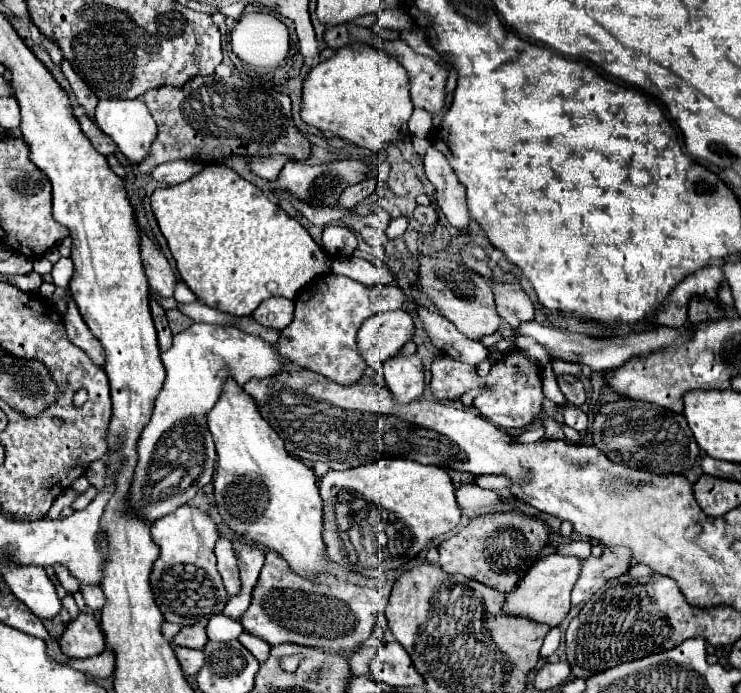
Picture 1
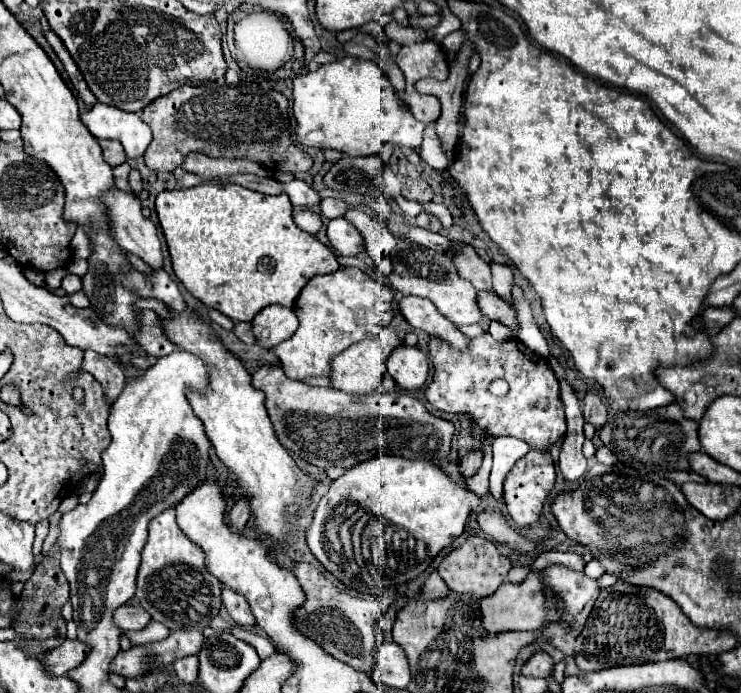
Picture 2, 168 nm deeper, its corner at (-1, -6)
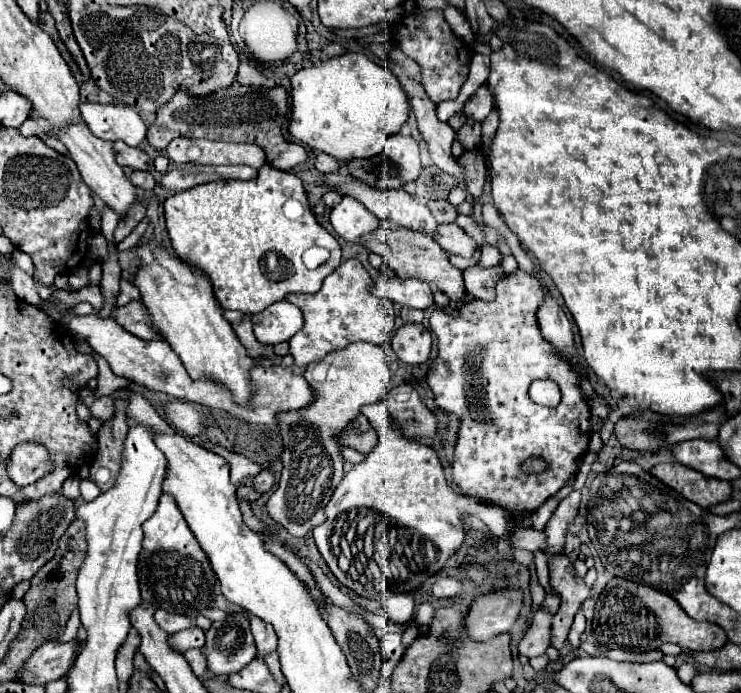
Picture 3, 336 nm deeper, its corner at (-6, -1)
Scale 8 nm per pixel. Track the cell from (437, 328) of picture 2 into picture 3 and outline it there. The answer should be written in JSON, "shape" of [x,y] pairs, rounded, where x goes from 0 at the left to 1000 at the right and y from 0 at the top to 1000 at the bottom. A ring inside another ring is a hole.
{"shape":[[[513,397],[505,411],[505,423],[510,429],[529,431],[532,437],[540,437],[543,443],[556,443],[556,446],[580,446],[586,443],[586,426],[578,411],[570,411],[567,405],[543,405],[532,403],[526,397]]]}

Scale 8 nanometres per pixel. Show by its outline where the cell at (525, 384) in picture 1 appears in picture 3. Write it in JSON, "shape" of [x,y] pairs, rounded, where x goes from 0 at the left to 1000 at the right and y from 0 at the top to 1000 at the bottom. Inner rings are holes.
{"shape":[[[699,388],[691,397],[680,397],[672,405],[669,420],[672,426],[667,437],[632,431],[621,449],[586,446],[580,472],[591,486],[591,515],[578,532],[578,556],[586,567],[588,584],[605,596],[615,596],[623,608],[610,668],[610,694],[626,714],[640,714],[653,723],[672,726],[686,740],[702,743],[723,737],[777,683],[777,671],[791,654],[799,625],[796,587],[788,579],[785,567],[780,567],[777,535],[769,532],[769,527],[764,527],[764,521],[748,509],[745,498],[731,486],[726,475],[723,446],[731,434],[731,408]],[[723,547],[742,547],[753,553],[758,564],[758,579],[753,587],[740,590],[718,582],[713,573],[713,558]],[[718,657],[729,657],[742,671],[742,683],[731,683],[731,688],[704,685],[702,668]]]}

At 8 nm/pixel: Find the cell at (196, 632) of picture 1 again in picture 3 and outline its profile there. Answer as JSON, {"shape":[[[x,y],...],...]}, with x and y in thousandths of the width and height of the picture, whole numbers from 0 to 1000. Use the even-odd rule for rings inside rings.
{"shape":[[[254,905],[248,911],[240,911],[235,916],[229,916],[227,922],[227,931],[240,939],[240,942],[248,942],[259,934],[275,934],[275,922],[278,922],[278,913],[270,908],[270,905]]]}

